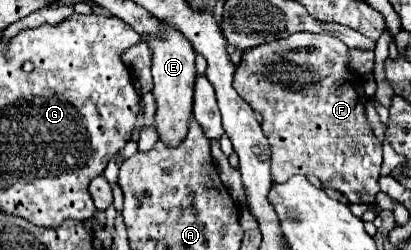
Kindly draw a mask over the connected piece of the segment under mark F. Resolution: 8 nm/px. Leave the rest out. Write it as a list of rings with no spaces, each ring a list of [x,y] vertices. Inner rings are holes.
[[[299,32],[283,40],[255,46],[243,52],[235,68],[233,86],[237,94],[263,116],[261,128],[271,146],[271,176],[275,182],[283,182],[293,174],[313,174],[325,188],[341,190],[351,204],[367,204],[379,214],[375,194],[379,192],[381,142],[367,120],[365,104],[369,98],[365,96],[363,80],[349,68],[349,48],[345,42],[327,34]]]

